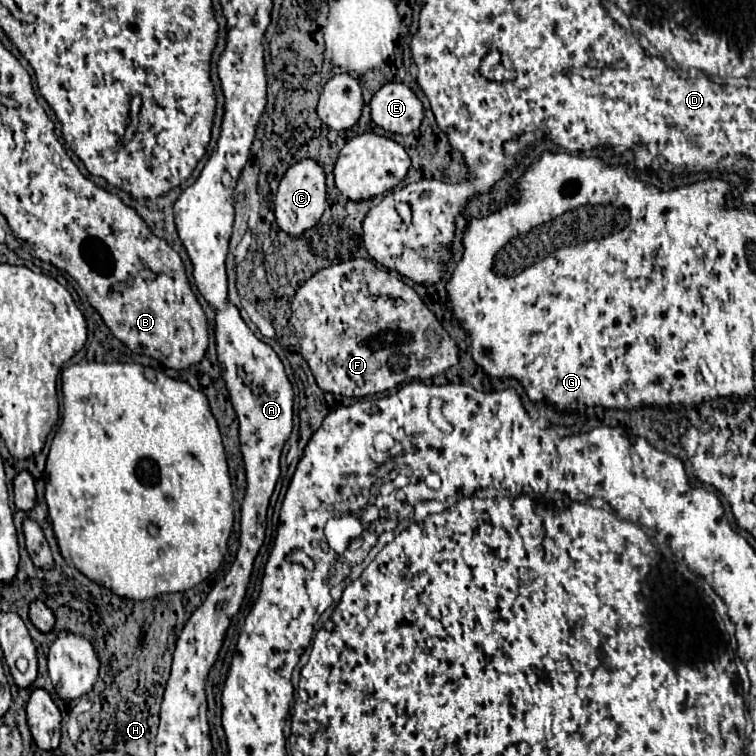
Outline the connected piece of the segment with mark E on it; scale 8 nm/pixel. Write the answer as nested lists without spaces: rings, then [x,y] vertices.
[[[402,82],[384,84],[370,102],[372,120],[380,128],[398,134],[410,134],[420,128],[424,106],[418,96]]]

